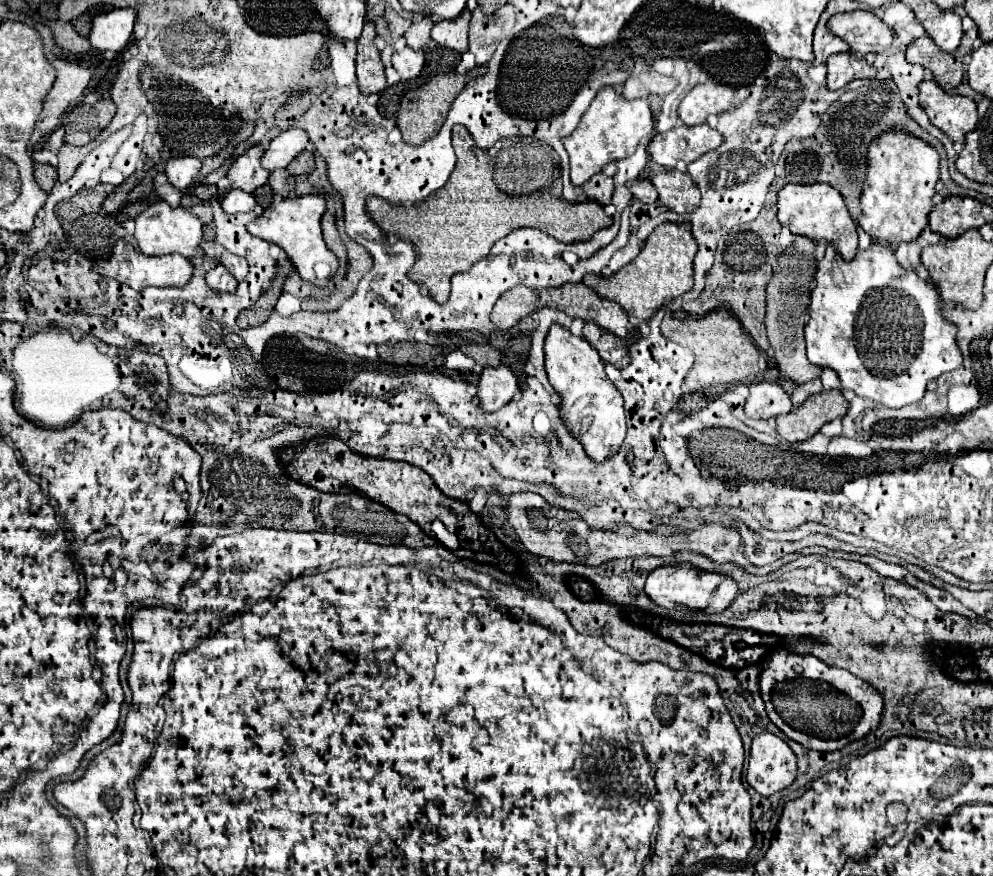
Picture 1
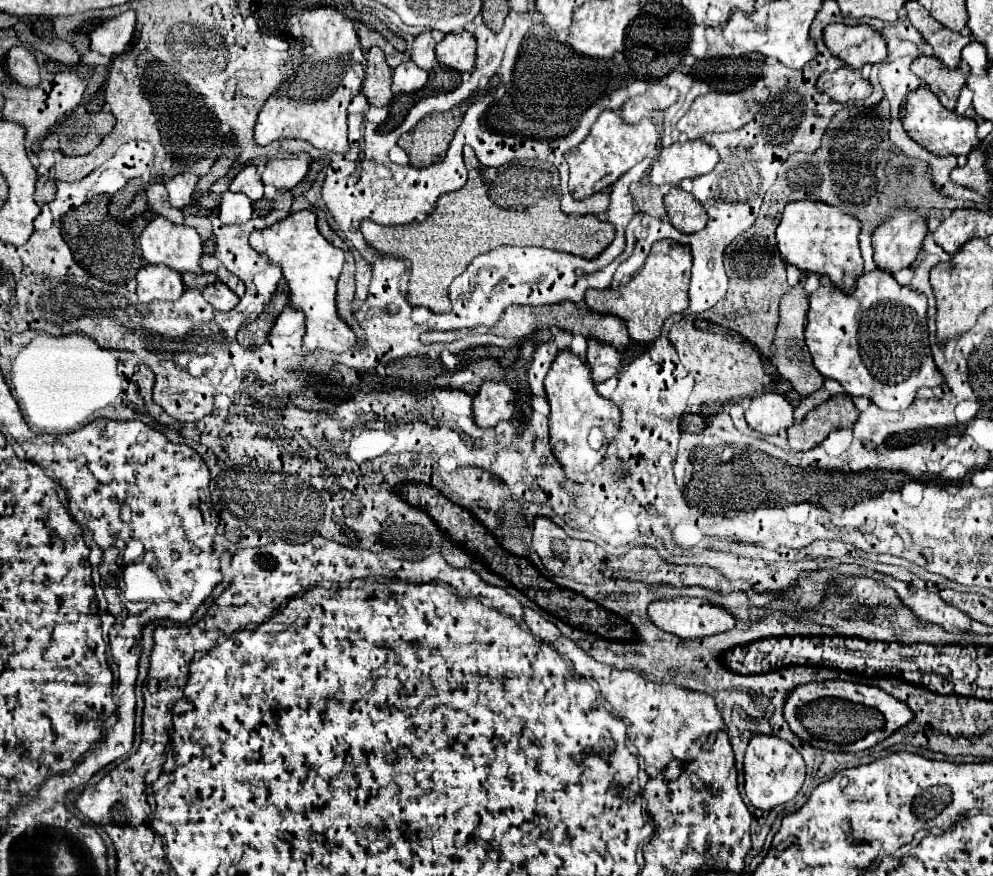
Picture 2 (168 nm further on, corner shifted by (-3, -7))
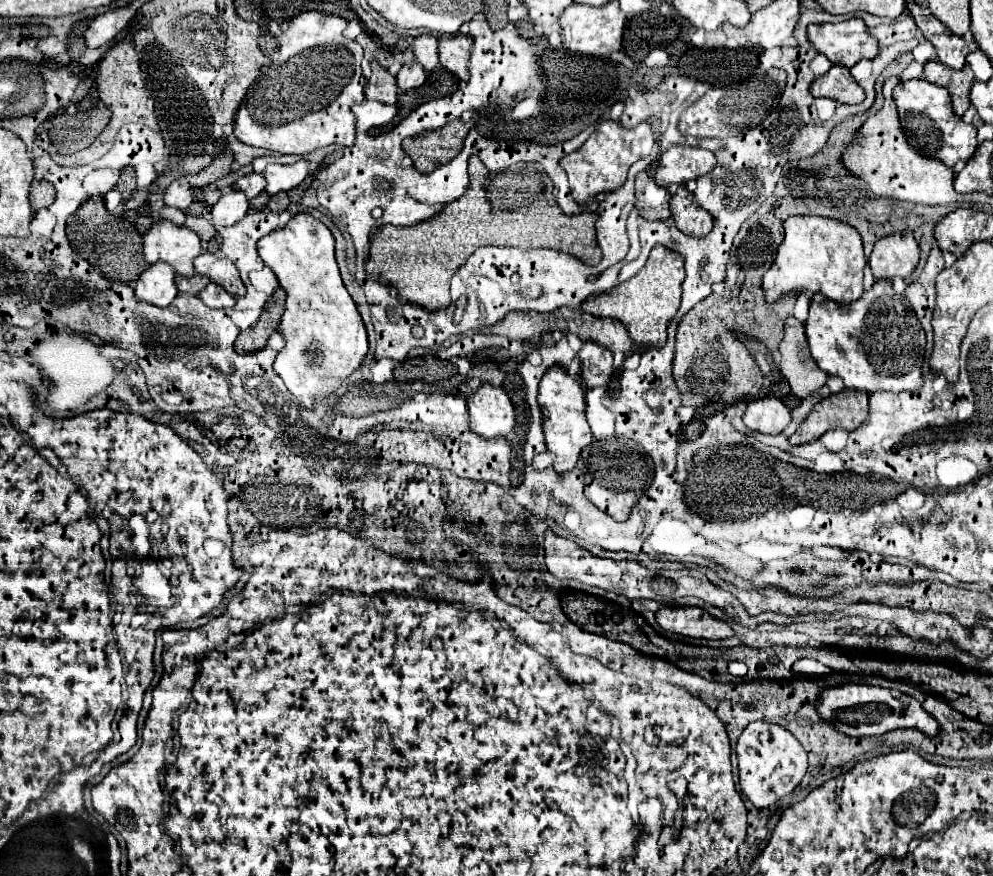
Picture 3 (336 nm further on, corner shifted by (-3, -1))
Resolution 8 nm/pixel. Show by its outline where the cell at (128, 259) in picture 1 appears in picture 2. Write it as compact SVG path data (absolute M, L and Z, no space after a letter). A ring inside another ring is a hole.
M149 263L137 271L139 303L151 303L155 299L175 301L183 295L183 291L185 291L185 283L177 271Z

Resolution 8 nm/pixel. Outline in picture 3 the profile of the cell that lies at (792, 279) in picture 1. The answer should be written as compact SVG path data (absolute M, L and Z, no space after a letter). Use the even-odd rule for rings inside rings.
M789 317L785 323L785 339L779 351L781 351L779 369L795 397L805 399L825 385L829 375L821 371L813 361L805 337L805 327L795 317Z

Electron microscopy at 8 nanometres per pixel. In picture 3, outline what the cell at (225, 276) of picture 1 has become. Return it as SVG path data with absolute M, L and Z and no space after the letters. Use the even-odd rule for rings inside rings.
M209 283L201 293L199 293L201 301L211 307L211 309L219 309L219 307L233 307L235 305L235 297L229 295L227 291L223 291L219 285Z

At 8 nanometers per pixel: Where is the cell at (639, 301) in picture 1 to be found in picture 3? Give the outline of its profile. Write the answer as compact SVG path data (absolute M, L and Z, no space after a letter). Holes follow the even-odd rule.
M663 245L653 247L647 265L639 271L641 277L635 277L631 281L625 281L617 285L613 291L597 295L595 299L589 299L583 303L583 311L597 315L597 317L611 317L625 325L629 337L639 345L653 345L663 347L667 341L667 325L673 319L673 315L679 309L681 303L681 283L685 279L683 269L683 257L679 253L673 253L665 249Z

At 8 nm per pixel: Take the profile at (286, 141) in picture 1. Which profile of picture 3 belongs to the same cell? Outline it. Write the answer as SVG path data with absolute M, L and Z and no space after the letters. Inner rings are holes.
M305 159L293 163L293 165L269 165L265 169L267 187L265 191L269 195L277 195L281 191L295 189L309 173L309 163Z

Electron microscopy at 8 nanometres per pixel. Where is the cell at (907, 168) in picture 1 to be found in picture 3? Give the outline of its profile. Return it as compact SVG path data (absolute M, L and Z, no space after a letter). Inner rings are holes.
M895 233L879 239L869 257L869 267L873 277L893 279L909 277L919 263L919 245L911 233Z

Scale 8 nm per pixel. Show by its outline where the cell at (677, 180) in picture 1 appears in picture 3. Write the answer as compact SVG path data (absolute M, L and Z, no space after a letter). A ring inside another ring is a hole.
M679 187L677 195L673 195L671 213L677 229L689 237L703 237L713 227L713 217L697 203L693 193L689 193L685 187Z

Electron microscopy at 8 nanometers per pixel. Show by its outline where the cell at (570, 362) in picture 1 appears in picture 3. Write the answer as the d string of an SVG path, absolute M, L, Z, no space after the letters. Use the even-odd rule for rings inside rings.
M551 367L539 383L537 403L543 413L543 435L545 435L547 451L553 457L553 469L557 473L571 471L575 463L579 461L581 449L587 447L593 439L593 433L585 421L585 397L583 395L585 395L583 385L575 377L567 375L567 371L561 367Z

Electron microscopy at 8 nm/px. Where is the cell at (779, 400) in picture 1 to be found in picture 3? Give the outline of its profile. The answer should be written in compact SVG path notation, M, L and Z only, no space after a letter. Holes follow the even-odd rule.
M763 397L751 401L743 413L745 427L765 435L781 433L789 421L791 421L789 409L777 397Z

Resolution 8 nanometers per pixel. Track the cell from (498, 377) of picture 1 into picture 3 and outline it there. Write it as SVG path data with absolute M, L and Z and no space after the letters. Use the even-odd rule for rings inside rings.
M481 385L469 399L469 427L473 433L495 439L505 437L515 425L515 411L507 393L493 385Z

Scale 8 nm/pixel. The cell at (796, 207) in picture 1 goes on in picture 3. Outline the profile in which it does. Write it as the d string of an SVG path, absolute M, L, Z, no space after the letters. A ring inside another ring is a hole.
M789 217L777 257L763 275L765 301L773 305L785 295L797 297L803 293L811 299L815 293L821 293L825 299L837 303L853 303L863 295L865 265L861 235L853 227L825 217Z

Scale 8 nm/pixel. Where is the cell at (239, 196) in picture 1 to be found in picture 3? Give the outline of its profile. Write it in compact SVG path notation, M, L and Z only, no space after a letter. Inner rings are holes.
M227 191L211 207L211 221L215 225L235 225L249 211L247 197L241 191Z

